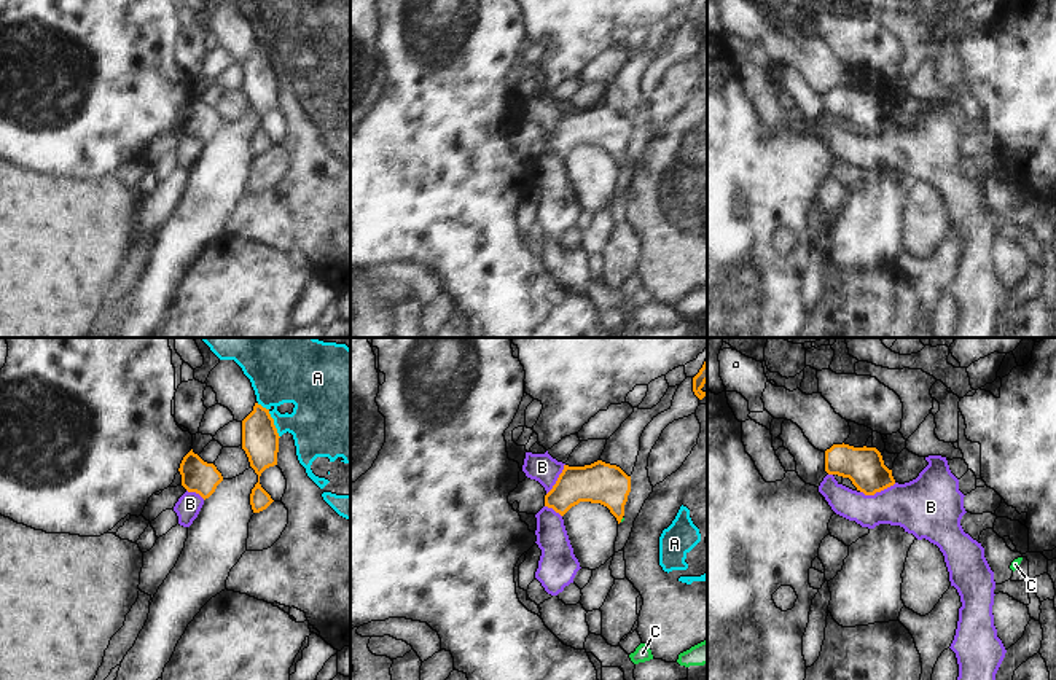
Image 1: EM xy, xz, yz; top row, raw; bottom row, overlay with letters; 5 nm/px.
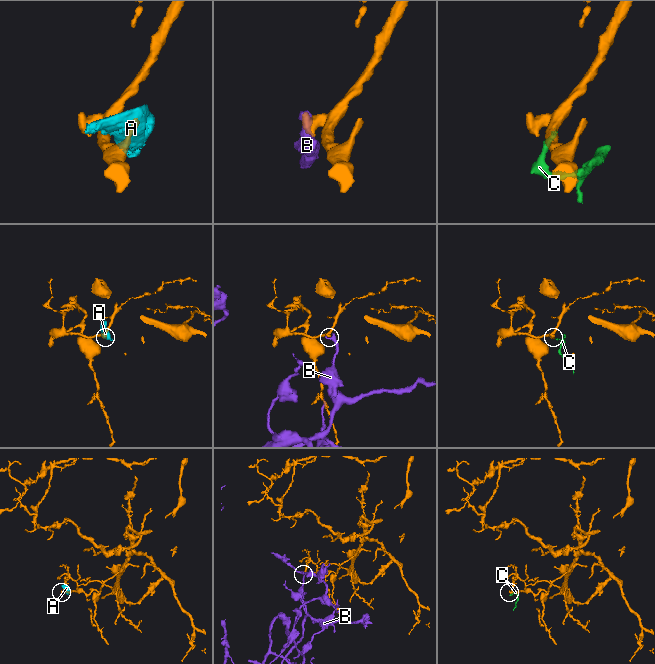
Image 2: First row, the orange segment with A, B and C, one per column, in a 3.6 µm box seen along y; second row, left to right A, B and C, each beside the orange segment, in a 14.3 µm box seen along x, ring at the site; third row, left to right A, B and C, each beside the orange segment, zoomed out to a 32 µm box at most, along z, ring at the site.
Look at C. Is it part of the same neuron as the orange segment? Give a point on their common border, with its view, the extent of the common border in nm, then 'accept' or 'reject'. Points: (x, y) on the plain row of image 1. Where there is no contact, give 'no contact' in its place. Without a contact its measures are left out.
contact xz (621, 161); length 30 nm; accept

